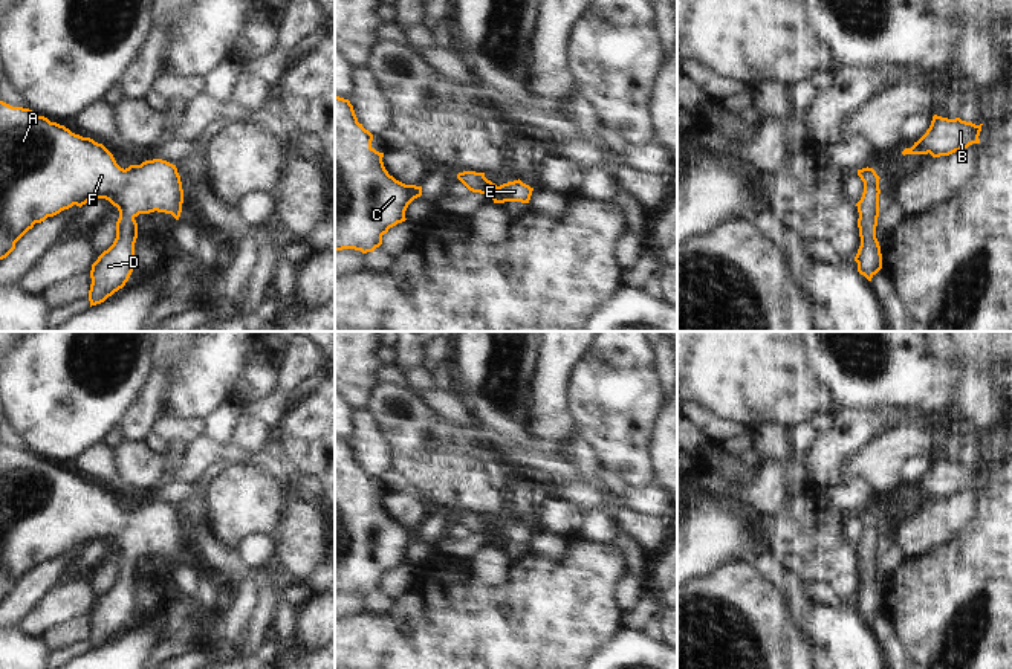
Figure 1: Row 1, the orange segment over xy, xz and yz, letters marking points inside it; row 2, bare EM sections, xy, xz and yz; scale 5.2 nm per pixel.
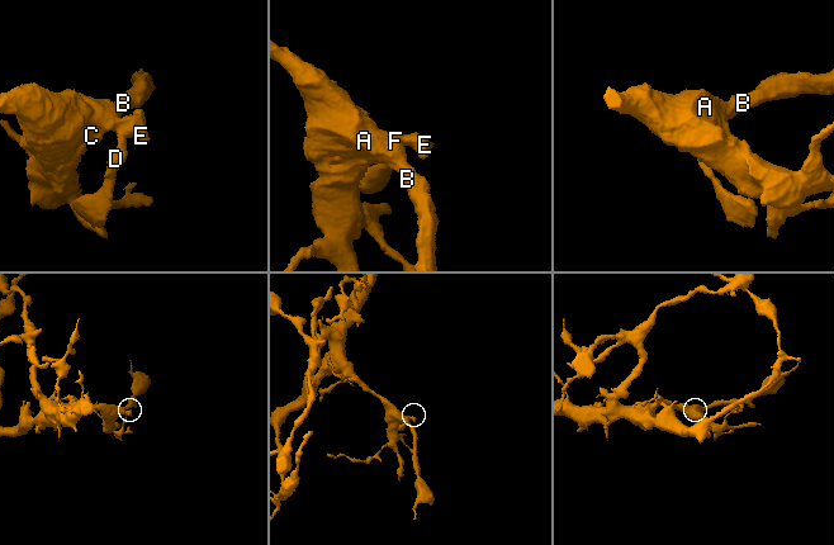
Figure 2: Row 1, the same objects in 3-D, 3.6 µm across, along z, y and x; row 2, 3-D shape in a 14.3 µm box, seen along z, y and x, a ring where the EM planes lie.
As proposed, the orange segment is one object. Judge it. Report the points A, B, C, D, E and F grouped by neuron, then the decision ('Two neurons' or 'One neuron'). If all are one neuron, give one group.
Groups: A B C D E F. One neuron.

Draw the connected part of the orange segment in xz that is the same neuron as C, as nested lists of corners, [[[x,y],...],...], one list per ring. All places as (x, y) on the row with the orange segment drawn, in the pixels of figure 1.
[[[335,96],[335,250],[373,252],[390,228],[407,220],[408,205],[422,196],[422,186],[405,185],[388,174],[384,153],[376,151],[371,141],[350,101]]]

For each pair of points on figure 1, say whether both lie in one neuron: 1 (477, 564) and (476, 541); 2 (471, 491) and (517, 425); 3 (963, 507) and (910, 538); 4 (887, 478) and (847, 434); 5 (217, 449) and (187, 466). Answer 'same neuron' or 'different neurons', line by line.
1: different neurons
2: different neurons
3: same neuron
4: different neurons
5: same neuron

